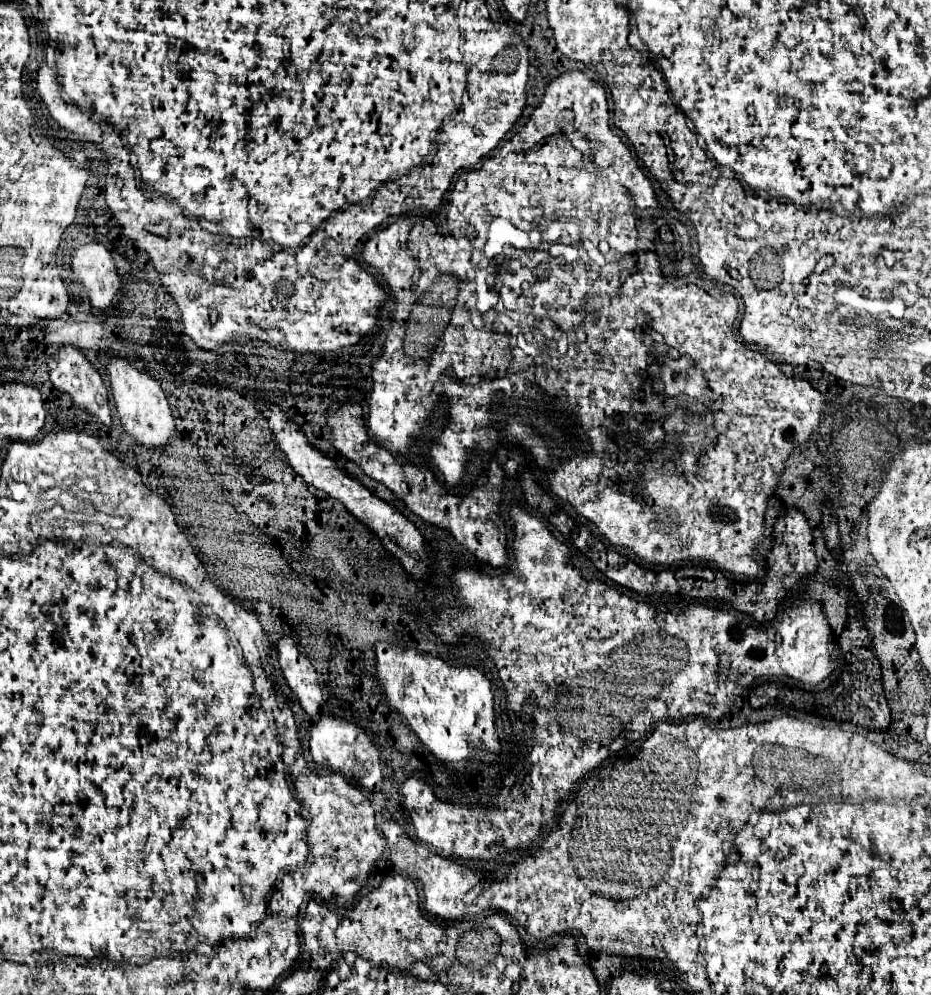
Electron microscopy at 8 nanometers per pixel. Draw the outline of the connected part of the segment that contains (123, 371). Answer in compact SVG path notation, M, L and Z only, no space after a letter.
M113 359L109 363L109 379L111 379L111 389L113 389L115 409L121 419L123 429L127 429L127 433L149 451L169 443L177 429L173 423L173 415L171 415L167 397L165 397L161 385L157 383L157 379L153 379L147 373L139 373L135 367L123 363L121 359Z

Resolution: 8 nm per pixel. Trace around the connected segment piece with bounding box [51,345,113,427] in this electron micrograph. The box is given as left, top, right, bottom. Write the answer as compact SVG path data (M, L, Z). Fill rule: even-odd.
M65 345L55 355L57 367L51 371L55 389L69 393L73 403L95 415L103 425L113 427L107 389L95 367L73 345Z

